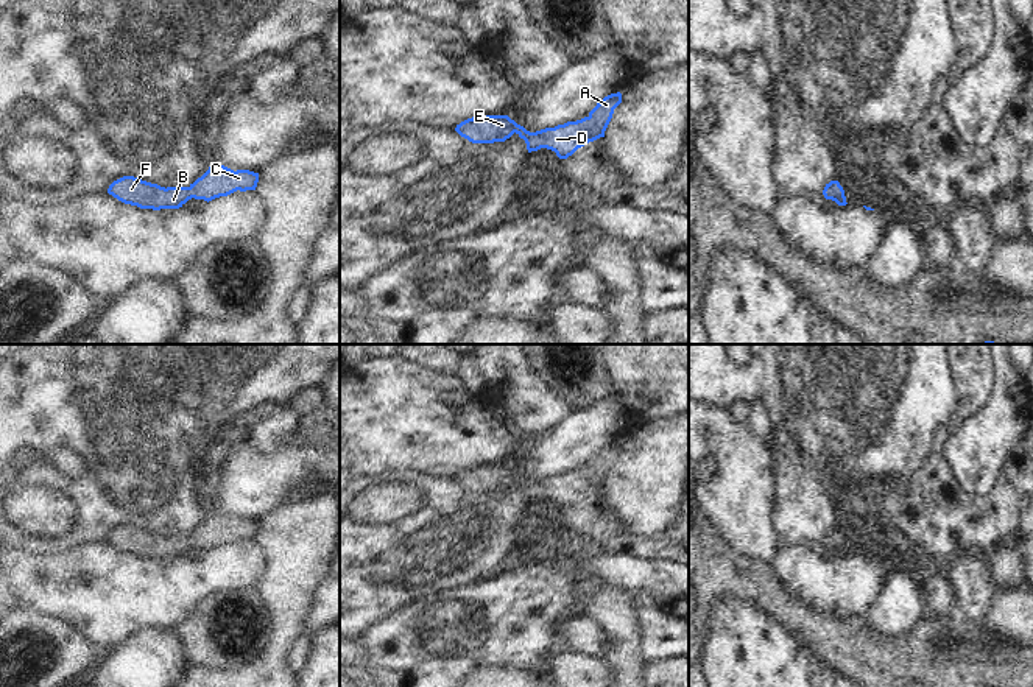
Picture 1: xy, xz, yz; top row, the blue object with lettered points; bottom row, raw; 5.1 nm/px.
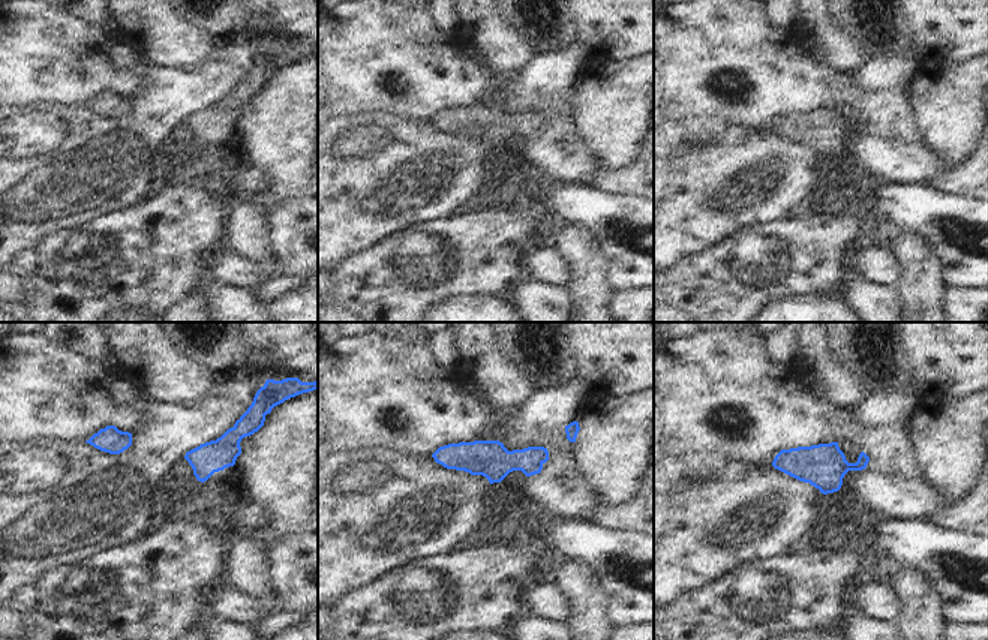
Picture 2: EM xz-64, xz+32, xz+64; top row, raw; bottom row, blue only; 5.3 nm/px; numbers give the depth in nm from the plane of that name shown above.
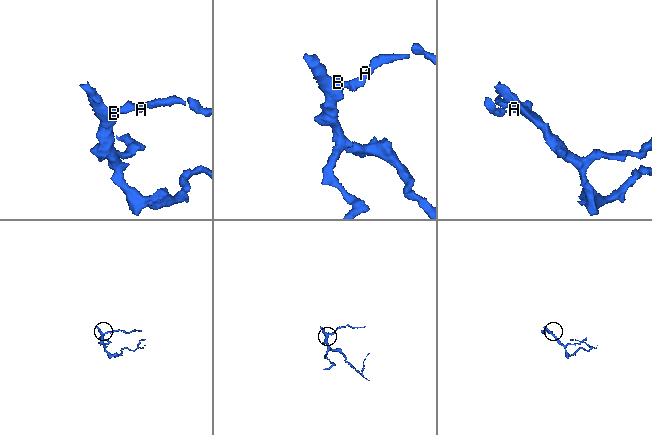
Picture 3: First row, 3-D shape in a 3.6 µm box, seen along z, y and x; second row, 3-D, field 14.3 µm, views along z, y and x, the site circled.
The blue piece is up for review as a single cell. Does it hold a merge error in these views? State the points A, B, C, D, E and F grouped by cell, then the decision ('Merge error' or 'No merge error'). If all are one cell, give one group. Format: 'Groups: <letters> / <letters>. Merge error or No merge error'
Groups: A B C D E F. No merge error

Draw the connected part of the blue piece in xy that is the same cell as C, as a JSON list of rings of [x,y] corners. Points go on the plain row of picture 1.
[[[212,513],[209,519],[189,536],[160,536],[134,525],[123,525],[114,530],[108,542],[118,550],[140,558],[179,558],[189,548],[212,550],[227,545],[237,539],[256,539],[259,522],[249,519],[231,519],[224,514]]]

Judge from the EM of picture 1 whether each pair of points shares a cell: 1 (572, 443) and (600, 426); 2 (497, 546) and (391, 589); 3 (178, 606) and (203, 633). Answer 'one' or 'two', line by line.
1: one
2: one
3: two

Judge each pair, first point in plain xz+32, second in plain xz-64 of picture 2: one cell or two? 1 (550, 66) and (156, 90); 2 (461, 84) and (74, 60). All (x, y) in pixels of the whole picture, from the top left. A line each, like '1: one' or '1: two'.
1: one
2: one

